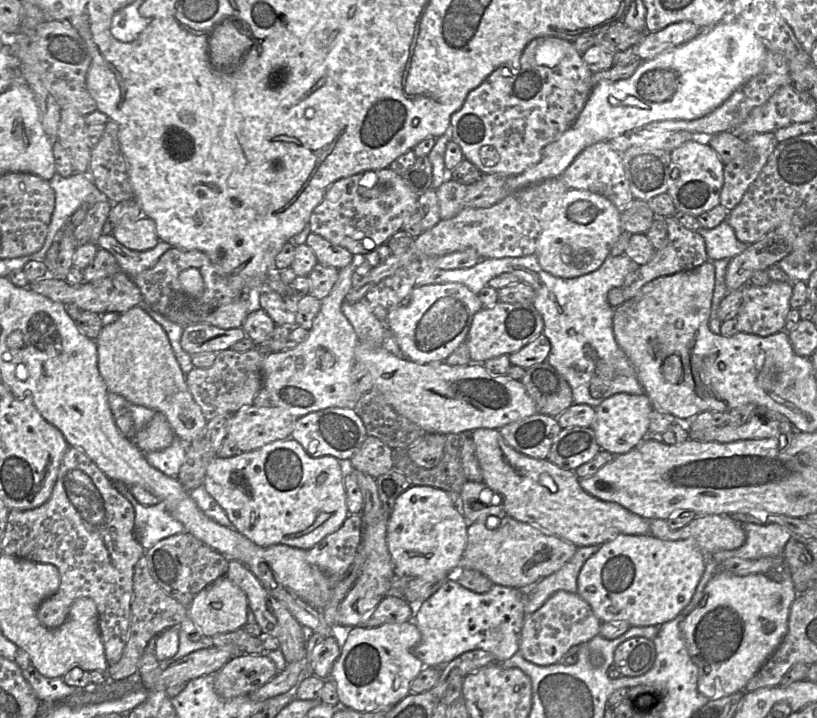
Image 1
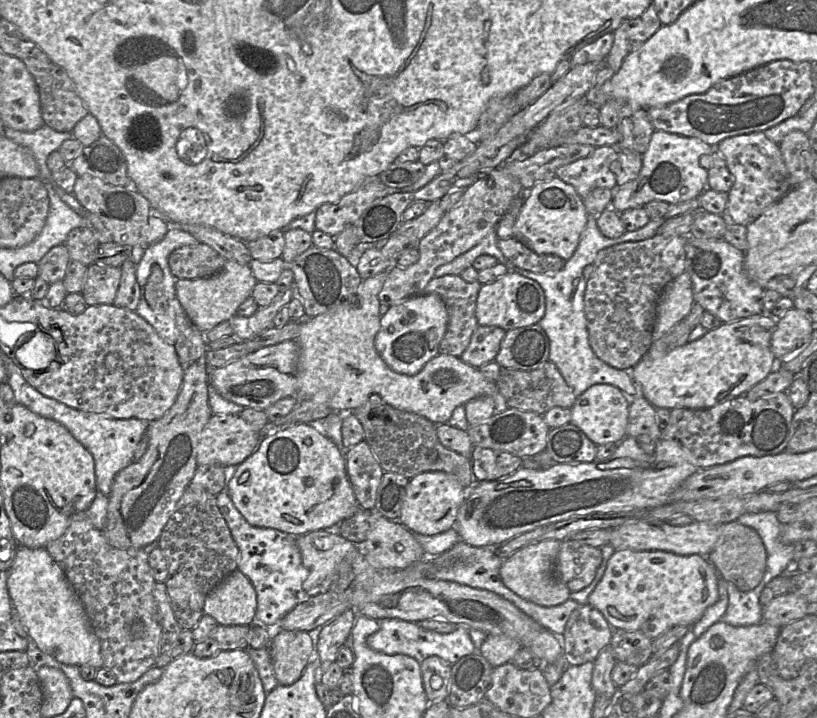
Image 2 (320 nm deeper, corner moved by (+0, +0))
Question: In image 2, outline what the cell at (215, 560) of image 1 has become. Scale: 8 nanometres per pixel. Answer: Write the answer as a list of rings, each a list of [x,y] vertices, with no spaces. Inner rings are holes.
[[[188,486],[158,539],[168,562],[167,592],[177,622],[192,630],[204,615],[207,596],[238,569],[239,549],[222,516],[216,496],[200,487]]]

